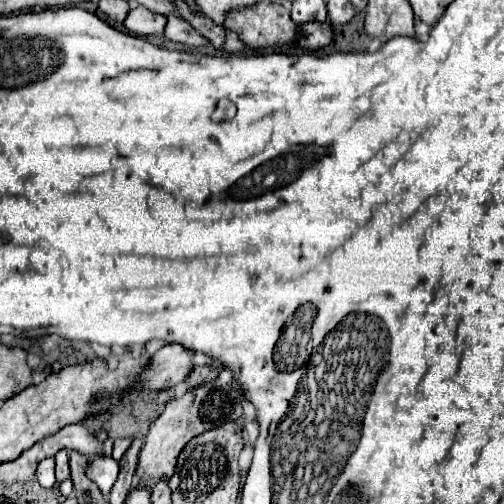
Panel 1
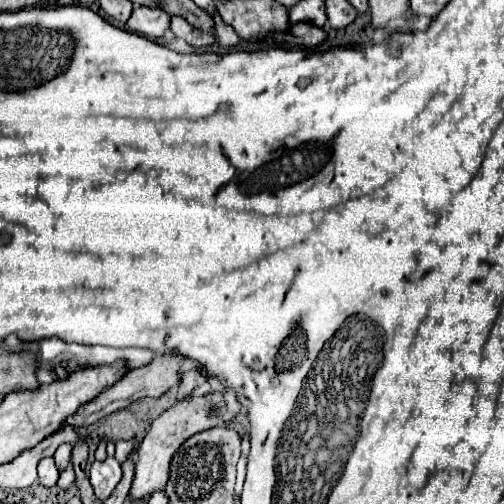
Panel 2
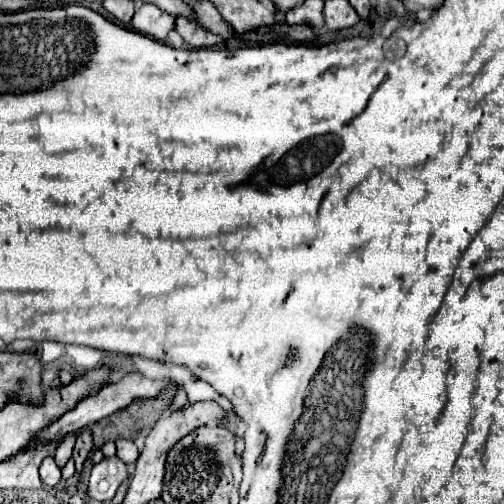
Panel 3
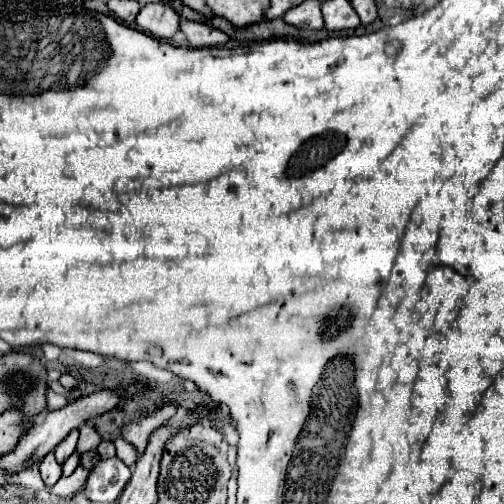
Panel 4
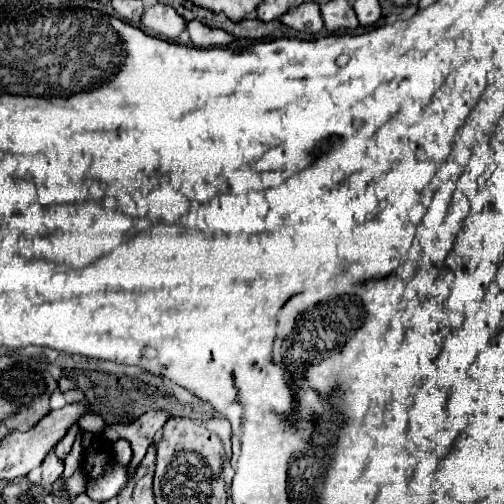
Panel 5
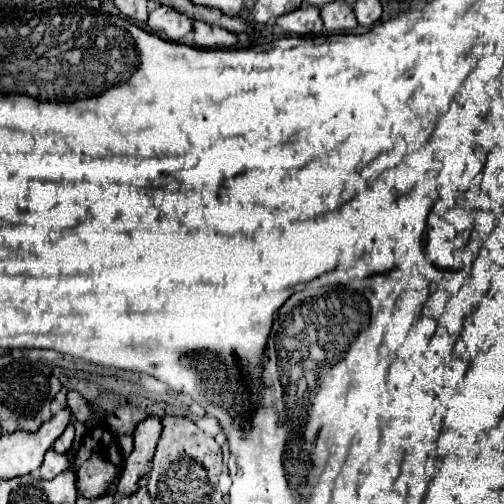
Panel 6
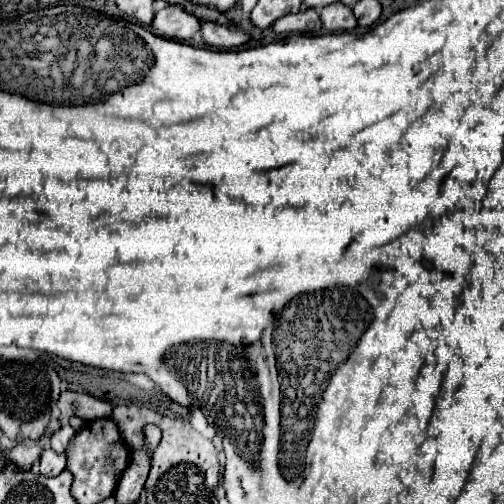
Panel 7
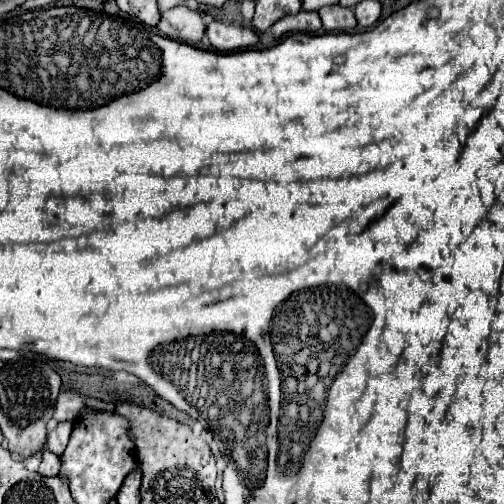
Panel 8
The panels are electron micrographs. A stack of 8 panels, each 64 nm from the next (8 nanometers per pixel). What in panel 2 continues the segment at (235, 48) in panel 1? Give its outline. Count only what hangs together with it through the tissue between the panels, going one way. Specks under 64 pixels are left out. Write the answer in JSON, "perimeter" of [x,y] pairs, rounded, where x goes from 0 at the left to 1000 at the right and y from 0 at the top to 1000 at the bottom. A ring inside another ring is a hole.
{"perimeter":[[[429,28],[425,32],[425,40],[429,40],[429,71],[433,71],[433,87],[440,91],[440,95],[464,95],[464,91],[472,91],[476,87],[476,75],[472,75],[472,67],[464,63],[464,56],[460,52],[452,52],[452,48],[444,48],[440,44],[440,36]]]}

